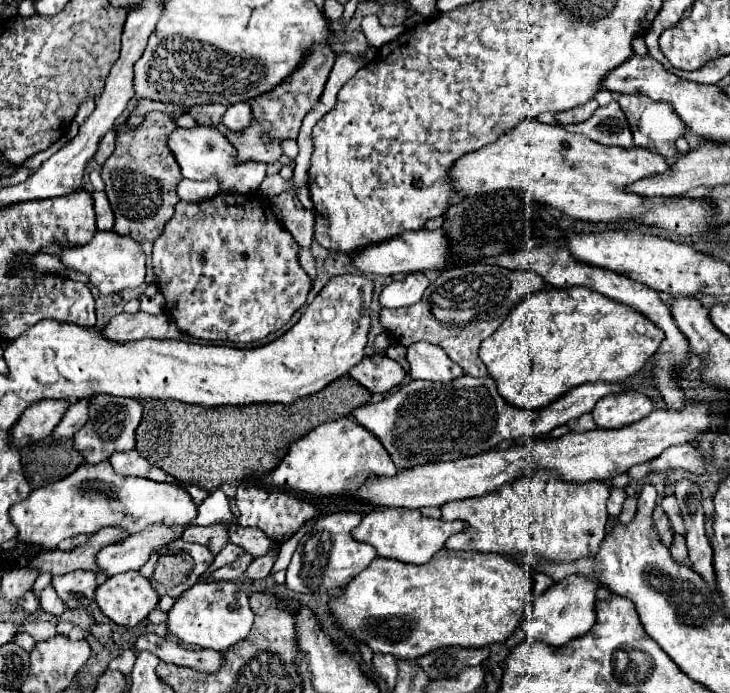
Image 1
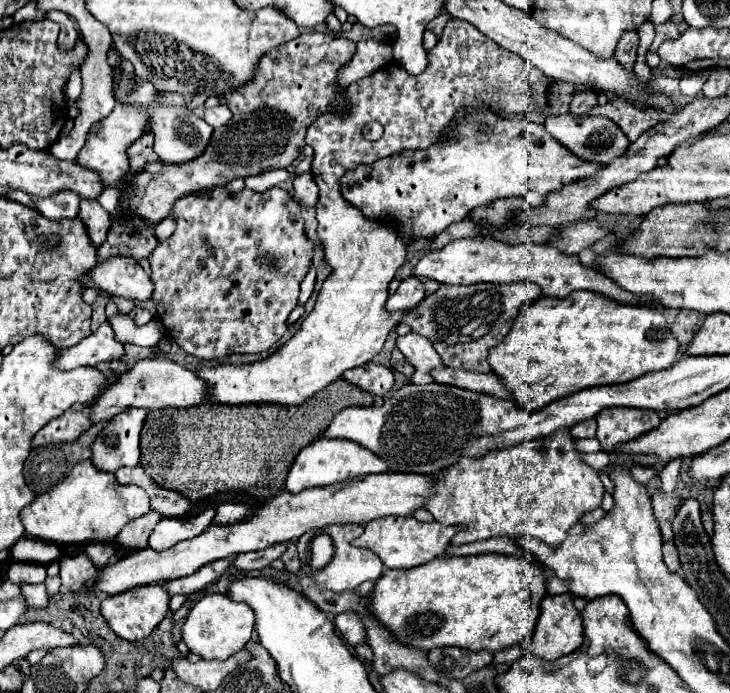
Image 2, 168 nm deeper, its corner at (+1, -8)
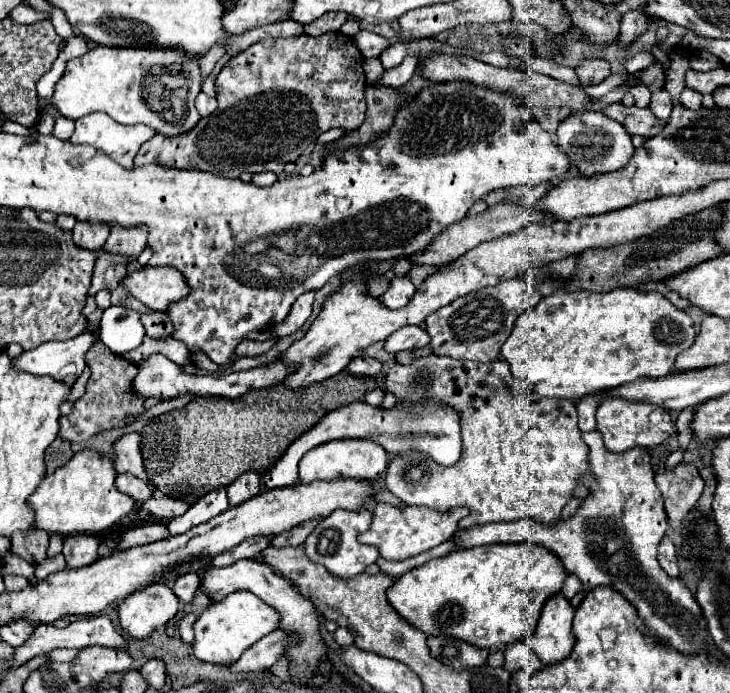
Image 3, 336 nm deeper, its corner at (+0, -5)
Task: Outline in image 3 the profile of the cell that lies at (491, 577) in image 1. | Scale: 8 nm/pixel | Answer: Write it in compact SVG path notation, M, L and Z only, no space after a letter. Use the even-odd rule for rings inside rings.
M533 542L517 544L493 544L451 552L445 558L435 558L411 572L403 574L387 592L391 606L415 628L427 636L453 636L465 640L477 648L505 648L511 642L523 640L537 626L537 616L549 596L561 592L567 570L561 560L547 548Z

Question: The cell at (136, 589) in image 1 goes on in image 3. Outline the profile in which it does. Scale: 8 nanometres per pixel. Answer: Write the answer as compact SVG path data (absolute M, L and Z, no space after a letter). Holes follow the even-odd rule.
M151 584L141 592L133 592L129 600L123 600L119 604L119 622L129 636L147 638L155 628L167 624L177 612L179 612L179 598L173 594L173 590L167 584Z

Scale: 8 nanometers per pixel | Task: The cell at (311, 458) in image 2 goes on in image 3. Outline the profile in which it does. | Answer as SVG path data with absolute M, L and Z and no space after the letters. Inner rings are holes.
M331 440L313 450L309 450L299 462L299 480L309 484L315 480L337 480L337 478L355 478L355 480L377 480L387 470L389 458L387 452L373 440Z

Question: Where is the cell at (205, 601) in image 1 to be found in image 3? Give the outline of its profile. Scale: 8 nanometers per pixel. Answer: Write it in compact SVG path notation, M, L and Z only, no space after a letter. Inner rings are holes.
M237 590L225 596L221 602L213 602L195 622L195 656L209 664L233 664L241 658L241 654L261 640L261 636L267 636L269 632L279 628L279 614L271 606L267 606L263 600L259 600L255 594Z

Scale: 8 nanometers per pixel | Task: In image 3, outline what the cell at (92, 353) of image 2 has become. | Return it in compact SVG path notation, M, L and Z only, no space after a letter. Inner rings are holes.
M83 332L81 336L65 342L47 342L41 344L41 348L21 352L17 358L11 358L11 362L17 370L51 376L57 382L73 386L85 370L85 352L97 338L99 334Z

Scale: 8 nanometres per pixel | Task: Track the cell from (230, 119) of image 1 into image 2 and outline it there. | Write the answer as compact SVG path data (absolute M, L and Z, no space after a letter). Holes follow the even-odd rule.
M220 103L220 105L214 107L214 109L206 109L204 121L208 121L214 129L216 129L216 127L222 127L224 123L230 123L230 121L232 121L232 111L230 111L224 103Z

